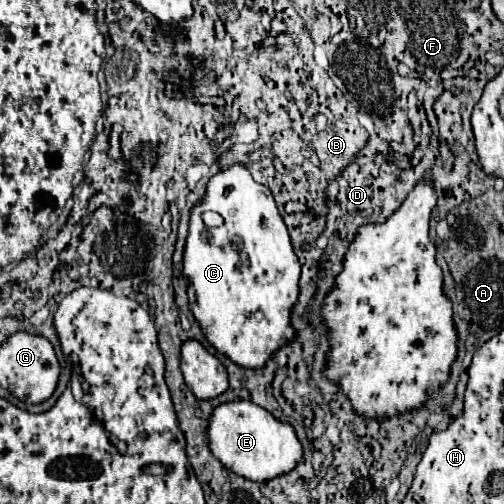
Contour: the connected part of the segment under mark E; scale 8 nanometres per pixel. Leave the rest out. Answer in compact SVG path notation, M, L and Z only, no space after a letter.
M227 402L213 410L209 422L209 446L223 466L243 478L267 482L295 470L303 458L303 446L291 424L273 418L273 414L253 402Z

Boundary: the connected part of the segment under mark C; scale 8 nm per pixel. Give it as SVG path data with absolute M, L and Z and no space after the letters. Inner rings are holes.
M235 164L229 170L215 174L207 184L205 200L193 208L183 256L183 276L189 282L187 292L191 312L199 322L207 342L237 366L259 370L267 364L267 360L273 358L273 354L281 346L295 342L297 332L291 326L291 312L299 298L301 264L291 246L287 226L277 212L273 194L267 186L255 182L245 166ZM205 210L221 214L225 220L223 226L207 228L201 218Z

